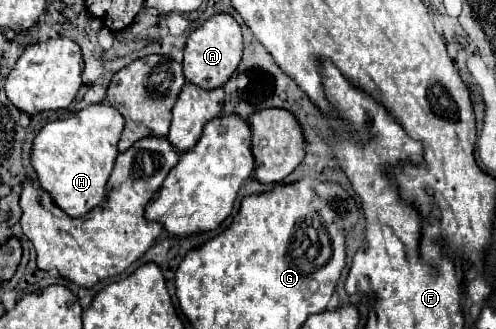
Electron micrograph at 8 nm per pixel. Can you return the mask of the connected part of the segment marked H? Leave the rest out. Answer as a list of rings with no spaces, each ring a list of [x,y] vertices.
[[[106,102],[90,104],[66,120],[48,122],[32,146],[32,166],[40,186],[72,218],[84,216],[106,198],[106,184],[118,156],[124,118]]]

